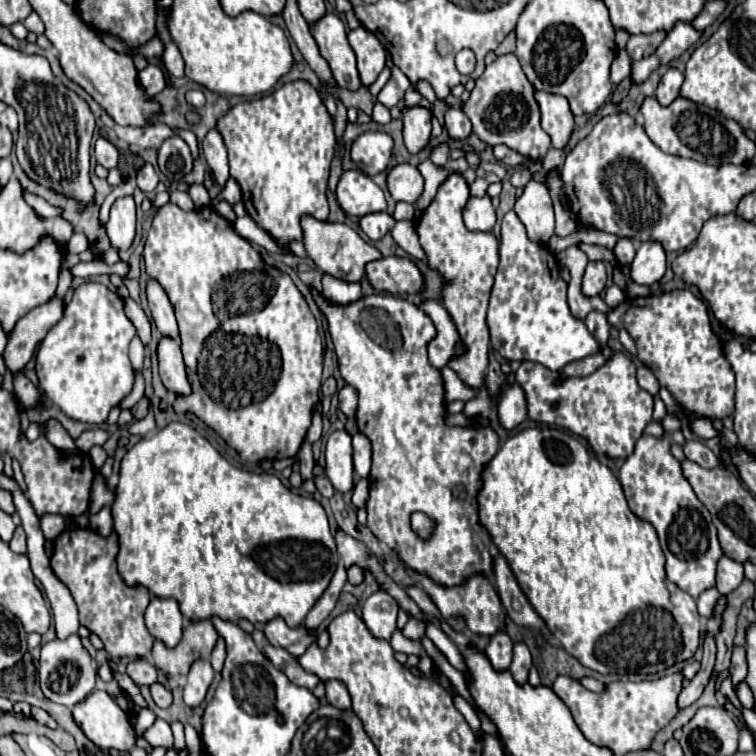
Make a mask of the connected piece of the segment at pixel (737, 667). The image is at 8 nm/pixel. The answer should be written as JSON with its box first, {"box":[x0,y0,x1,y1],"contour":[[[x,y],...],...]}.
{"box":[730,647,746,687],"contour":[[[734,647],[734,653],[732,653],[732,667],[730,667],[730,679],[732,679],[732,685],[736,687],[738,683],[742,683],[746,679],[746,653],[744,653],[744,647]]]}

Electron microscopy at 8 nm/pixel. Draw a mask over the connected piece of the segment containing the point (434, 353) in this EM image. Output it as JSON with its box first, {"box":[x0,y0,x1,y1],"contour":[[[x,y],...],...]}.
{"box":[418,299,456,369],"contour":[[[424,299],[418,307],[432,319],[436,327],[436,337],[428,343],[428,357],[430,363],[440,369],[448,363],[448,357],[456,353],[456,327],[452,325],[448,311],[438,301]]]}

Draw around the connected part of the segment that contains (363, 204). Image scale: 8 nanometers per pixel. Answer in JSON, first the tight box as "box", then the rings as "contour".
{"box":[336,169,388,217],"contour":[[[348,169],[340,175],[336,199],[350,217],[362,217],[388,209],[384,191],[368,175],[354,169]]]}

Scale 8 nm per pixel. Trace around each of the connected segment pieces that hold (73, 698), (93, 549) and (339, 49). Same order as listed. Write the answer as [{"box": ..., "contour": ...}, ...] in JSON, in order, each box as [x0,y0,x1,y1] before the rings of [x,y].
[{"box":[38,635,96,707],"contour":[[[72,635],[64,641],[54,639],[54,641],[48,641],[42,645],[38,677],[40,677],[40,689],[50,701],[66,705],[66,707],[74,707],[76,703],[84,701],[94,691],[96,667],[92,663],[90,653],[84,649],[80,637]]]},{"box":[50,529,154,659],"contour":[[[68,529],[54,541],[54,553],[52,553],[50,563],[52,563],[52,569],[54,569],[56,577],[70,589],[70,593],[72,593],[76,605],[78,605],[80,625],[84,625],[92,633],[96,633],[102,639],[104,649],[114,659],[144,657],[152,651],[152,645],[154,645],[154,637],[148,633],[148,629],[144,625],[144,611],[150,603],[150,593],[142,585],[128,587],[122,581],[122,577],[116,571],[116,561],[114,561],[116,553],[118,553],[118,539],[116,539],[114,533],[108,539],[104,539],[96,531],[90,531],[90,529]]]},{"box":[308,11,360,91],"contour":[[[328,11],[318,21],[308,23],[308,29],[320,49],[320,55],[328,61],[336,83],[350,91],[358,89],[360,79],[356,71],[356,57],[346,39],[346,27],[340,17]]]}]

